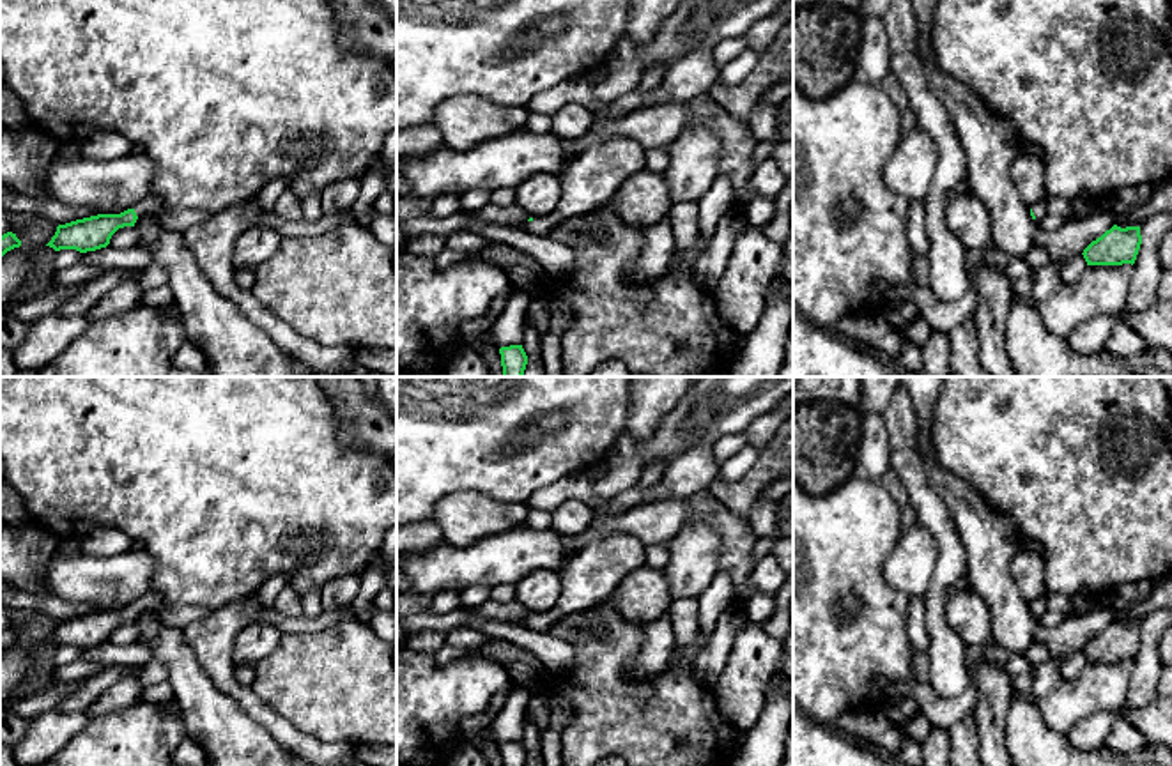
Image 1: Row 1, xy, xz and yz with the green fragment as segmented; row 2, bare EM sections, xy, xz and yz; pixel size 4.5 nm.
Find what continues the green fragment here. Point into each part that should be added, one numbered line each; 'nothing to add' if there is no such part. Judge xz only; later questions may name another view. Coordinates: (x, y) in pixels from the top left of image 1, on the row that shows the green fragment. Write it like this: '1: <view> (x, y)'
1: xz (590, 179)

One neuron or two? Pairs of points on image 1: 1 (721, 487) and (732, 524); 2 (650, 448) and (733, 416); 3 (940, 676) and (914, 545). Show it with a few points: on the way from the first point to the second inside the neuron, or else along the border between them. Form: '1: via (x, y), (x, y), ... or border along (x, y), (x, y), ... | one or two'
1: border along (707, 490), (747, 520) | two
2: via (671, 437), (703, 416), (712, 416) | one
3: border along (939, 556), (930, 589), (923, 597) | two

